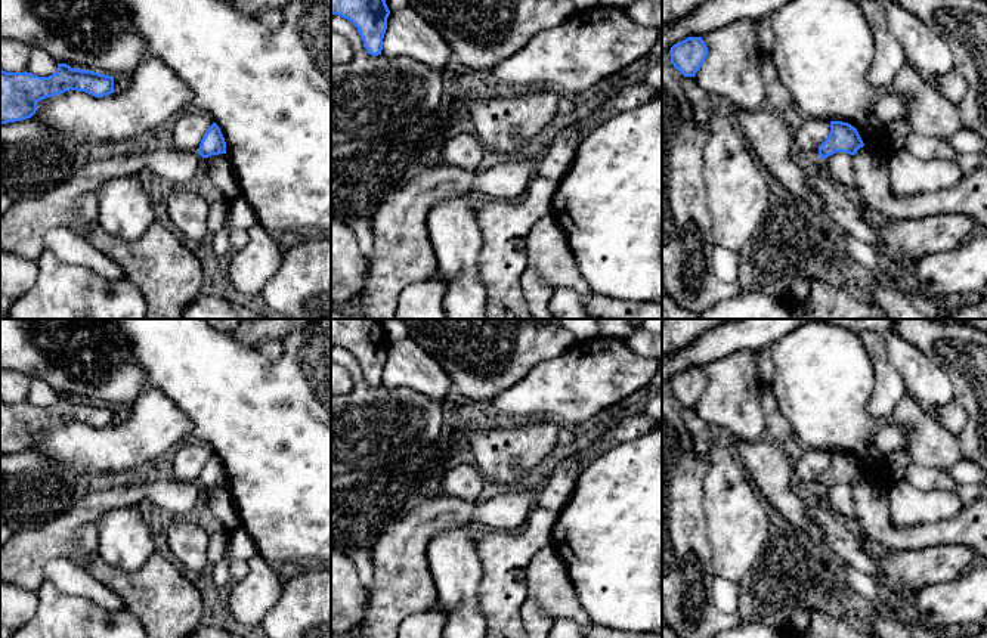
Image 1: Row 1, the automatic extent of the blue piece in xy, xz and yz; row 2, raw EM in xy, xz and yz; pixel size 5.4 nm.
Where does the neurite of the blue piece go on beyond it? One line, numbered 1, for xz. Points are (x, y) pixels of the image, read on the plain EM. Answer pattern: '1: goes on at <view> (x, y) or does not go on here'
1: does not go on here

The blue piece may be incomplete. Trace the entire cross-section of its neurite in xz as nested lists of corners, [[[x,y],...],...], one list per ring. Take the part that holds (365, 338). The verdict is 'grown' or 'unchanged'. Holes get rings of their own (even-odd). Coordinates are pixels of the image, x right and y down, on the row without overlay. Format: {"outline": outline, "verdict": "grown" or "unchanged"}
{"outline": [[[331,319],[331,347],[350,351],[369,385],[381,385],[390,341],[378,319]]], "verdict": "unchanged"}

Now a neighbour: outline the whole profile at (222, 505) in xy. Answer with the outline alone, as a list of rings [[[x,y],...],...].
[[[226,484],[211,486],[207,489],[210,510],[216,515],[216,518],[226,529],[236,529],[241,526],[239,514],[233,504],[230,490]]]

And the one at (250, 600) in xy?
[[[259,554],[247,564],[247,576],[229,588],[228,611],[239,625],[254,628],[278,601],[284,579],[276,566],[264,561]]]

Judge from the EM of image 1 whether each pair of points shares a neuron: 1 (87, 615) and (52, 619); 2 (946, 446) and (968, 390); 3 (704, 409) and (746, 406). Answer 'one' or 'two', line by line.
1: one
2: two
3: one

